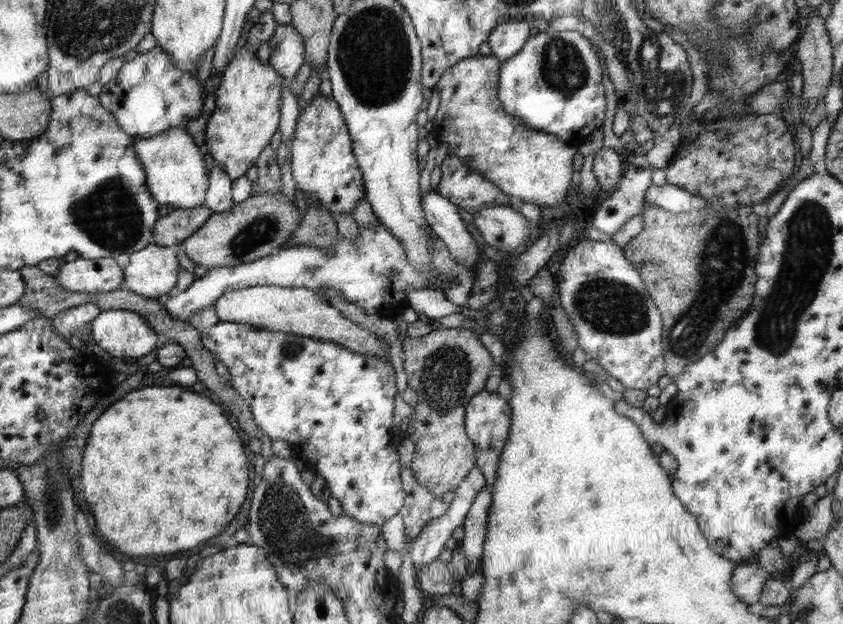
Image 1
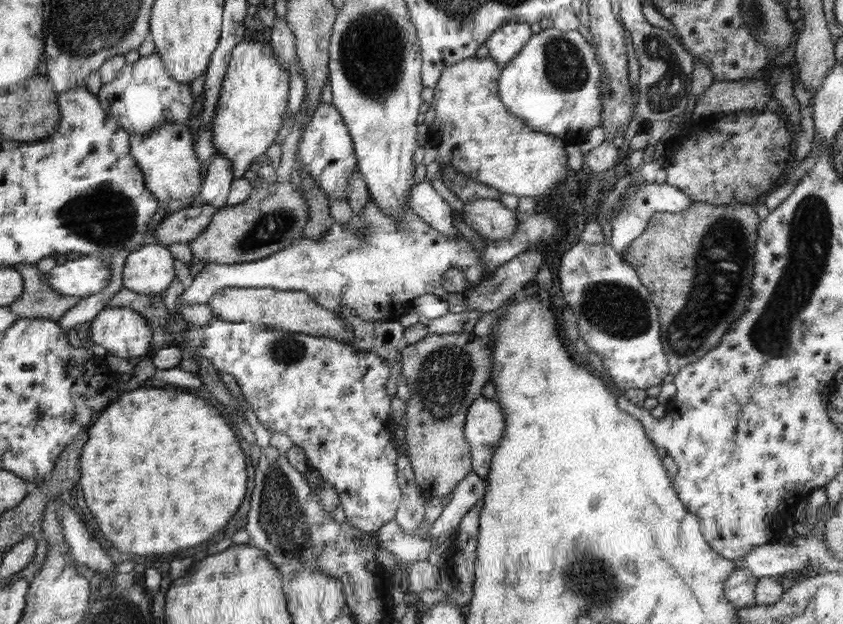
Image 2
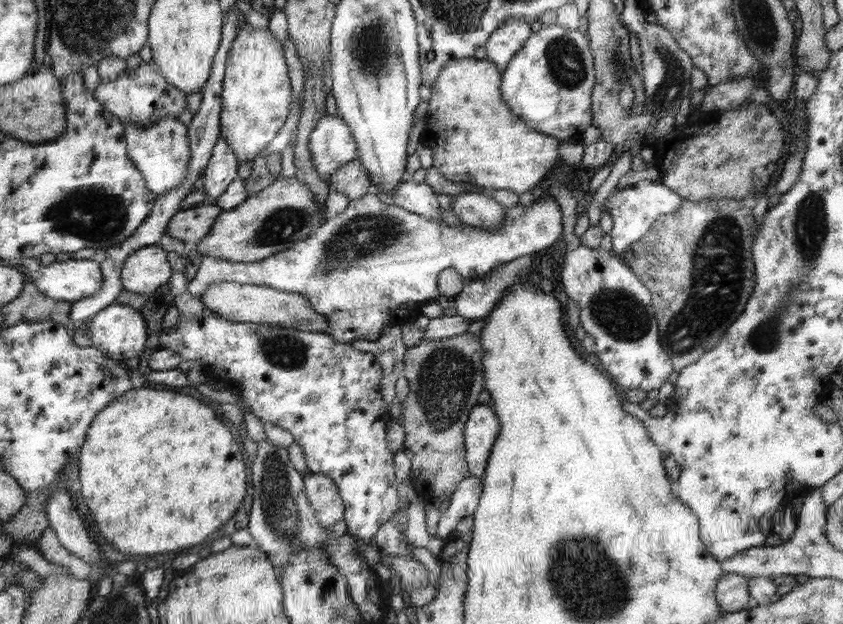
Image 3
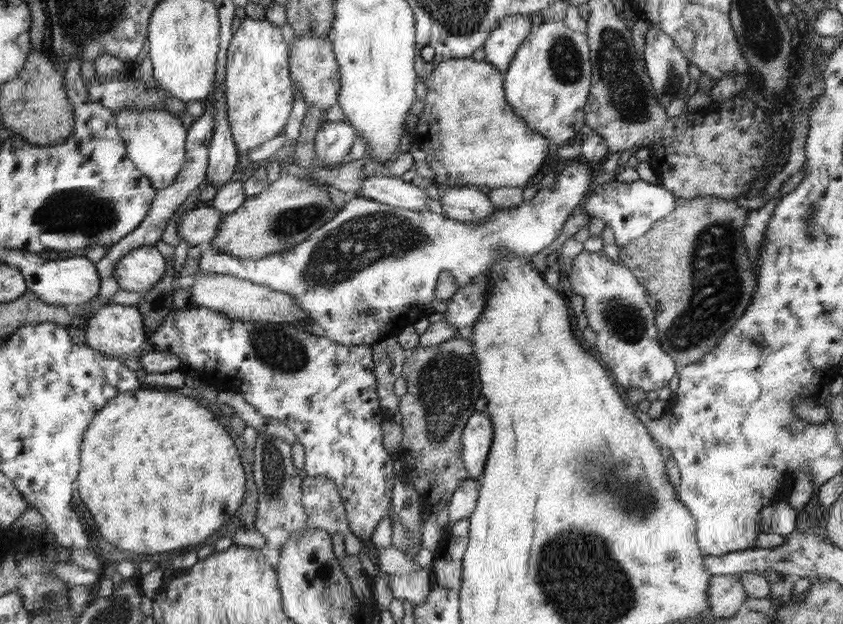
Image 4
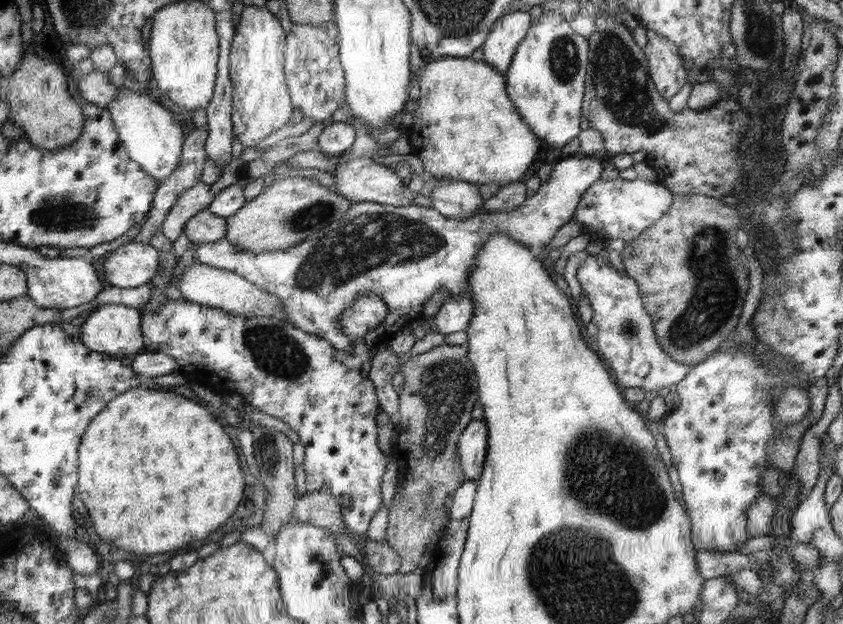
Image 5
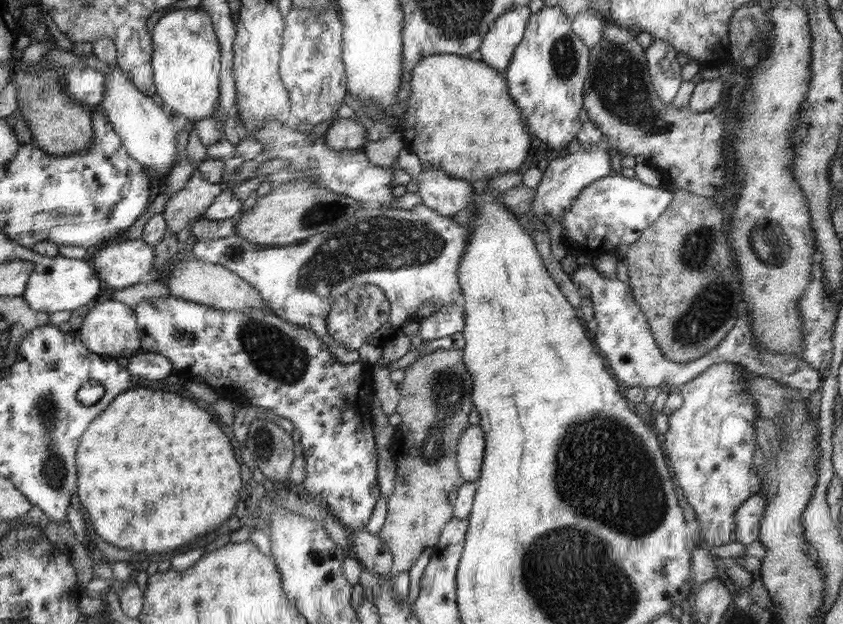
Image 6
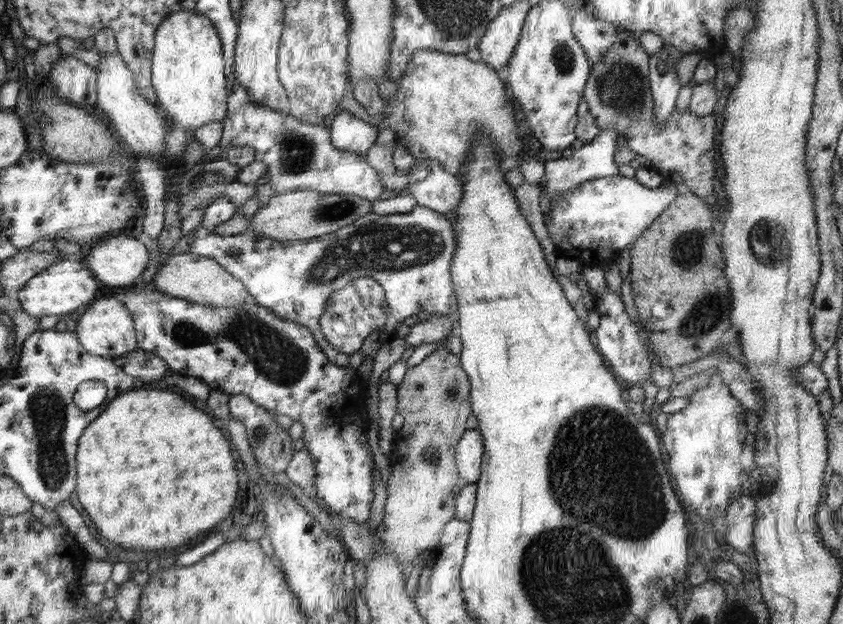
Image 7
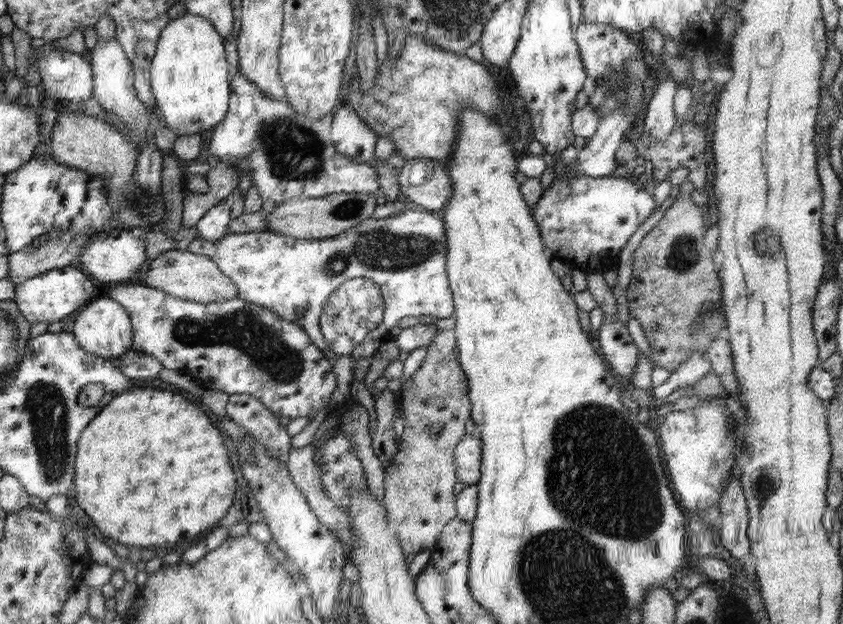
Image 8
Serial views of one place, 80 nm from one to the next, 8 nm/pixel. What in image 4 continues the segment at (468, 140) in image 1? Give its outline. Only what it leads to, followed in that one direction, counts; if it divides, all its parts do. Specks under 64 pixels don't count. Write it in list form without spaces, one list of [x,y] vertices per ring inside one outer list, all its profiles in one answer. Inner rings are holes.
[[[472,57],[470,58],[459,58],[446,60],[435,66],[431,71],[431,75],[424,78],[425,86],[427,88],[425,107],[418,117],[417,128],[418,131],[414,137],[415,144],[420,147],[427,156],[427,166],[434,170],[437,181],[440,185],[445,187],[454,186],[474,186],[481,188],[488,186],[490,189],[519,186],[524,188],[530,184],[530,180],[540,172],[542,164],[546,162],[548,158],[548,146],[550,146],[549,138],[546,138],[543,134],[534,131],[528,126],[524,119],[513,110],[513,107],[509,105],[508,100],[504,100],[504,91],[502,90],[502,71],[499,71],[493,63],[489,63],[486,60],[477,61]]]

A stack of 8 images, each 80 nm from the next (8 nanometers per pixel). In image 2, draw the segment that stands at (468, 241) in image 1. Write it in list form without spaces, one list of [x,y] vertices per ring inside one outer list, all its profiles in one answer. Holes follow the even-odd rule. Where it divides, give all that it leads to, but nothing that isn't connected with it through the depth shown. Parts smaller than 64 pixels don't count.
[[[423,181],[411,188],[409,208],[446,236],[455,236],[460,233],[454,226],[454,214],[450,204],[442,196],[438,196],[431,181]]]

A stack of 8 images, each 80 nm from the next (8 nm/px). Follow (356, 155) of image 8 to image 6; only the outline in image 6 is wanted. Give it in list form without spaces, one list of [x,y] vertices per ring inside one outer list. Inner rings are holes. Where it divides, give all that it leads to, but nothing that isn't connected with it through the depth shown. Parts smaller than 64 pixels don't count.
[[[351,119],[333,120],[322,130],[325,143],[331,150],[360,150],[369,140],[365,126]]]

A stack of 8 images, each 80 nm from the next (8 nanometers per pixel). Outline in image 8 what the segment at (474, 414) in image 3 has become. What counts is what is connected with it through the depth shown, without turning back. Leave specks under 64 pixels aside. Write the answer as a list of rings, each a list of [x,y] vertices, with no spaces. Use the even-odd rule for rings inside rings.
[[[476,433],[465,434],[457,446],[457,475],[461,486],[476,485],[481,478],[484,443]]]

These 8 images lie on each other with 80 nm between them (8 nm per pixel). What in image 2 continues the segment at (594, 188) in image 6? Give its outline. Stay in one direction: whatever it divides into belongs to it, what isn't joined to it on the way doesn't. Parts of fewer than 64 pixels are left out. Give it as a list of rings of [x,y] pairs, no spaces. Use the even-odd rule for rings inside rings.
[[[645,182],[638,190],[622,195],[618,204],[619,213],[612,222],[612,236],[610,236],[609,243],[618,252],[622,252],[628,248],[633,240],[636,240],[645,232],[648,228],[649,218],[654,213],[669,212],[674,214],[684,212],[693,204],[693,200],[683,190],[666,182],[662,184]]]

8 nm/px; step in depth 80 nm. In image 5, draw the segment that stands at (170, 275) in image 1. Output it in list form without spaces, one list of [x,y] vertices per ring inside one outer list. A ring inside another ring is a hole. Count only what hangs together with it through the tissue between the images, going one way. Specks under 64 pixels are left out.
[[[132,240],[103,257],[100,266],[112,287],[138,288],[157,276],[160,251],[149,243]]]

